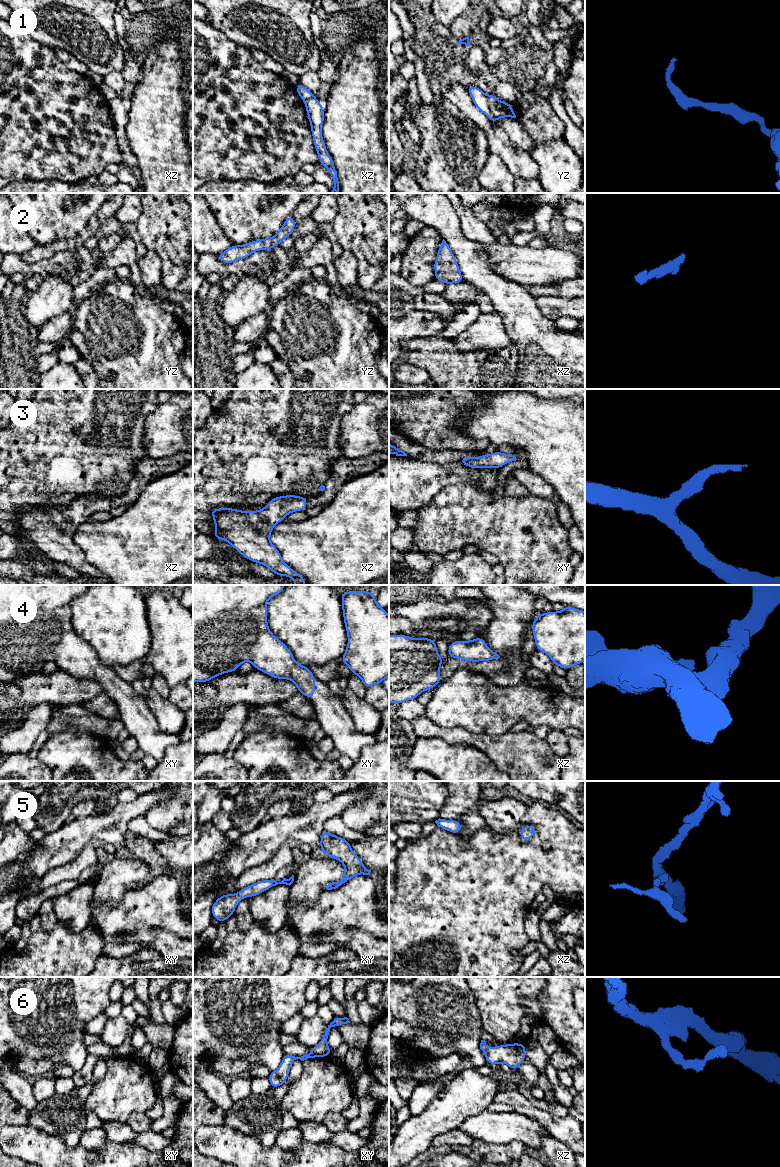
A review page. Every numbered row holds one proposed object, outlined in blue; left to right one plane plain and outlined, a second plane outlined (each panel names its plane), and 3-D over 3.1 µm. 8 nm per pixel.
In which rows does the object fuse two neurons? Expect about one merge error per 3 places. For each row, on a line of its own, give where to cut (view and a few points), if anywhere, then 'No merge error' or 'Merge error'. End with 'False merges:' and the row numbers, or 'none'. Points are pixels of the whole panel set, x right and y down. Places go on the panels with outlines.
1: Split along yz (488, 96), (488, 108), (497, 119). Merge error
2: No split. No merge error
3: No split. No merge error
4: No split. No merge error
5: No split. No merge error
6: No split. No merge error
False merges: 1

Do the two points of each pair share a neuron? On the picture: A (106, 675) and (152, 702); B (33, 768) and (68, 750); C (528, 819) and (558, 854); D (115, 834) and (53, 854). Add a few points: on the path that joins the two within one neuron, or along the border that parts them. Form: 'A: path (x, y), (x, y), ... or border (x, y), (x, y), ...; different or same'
A: border (143, 698), (149, 710), (156, 718); different
B: border (36, 758), (51, 770); different
C: path (539, 822), (558, 843); same
D: path (100, 833), (77, 833), (68, 841); same

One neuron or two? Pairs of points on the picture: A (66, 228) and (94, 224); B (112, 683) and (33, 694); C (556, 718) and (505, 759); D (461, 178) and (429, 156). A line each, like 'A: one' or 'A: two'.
A: two
B: two
C: two
D: one

